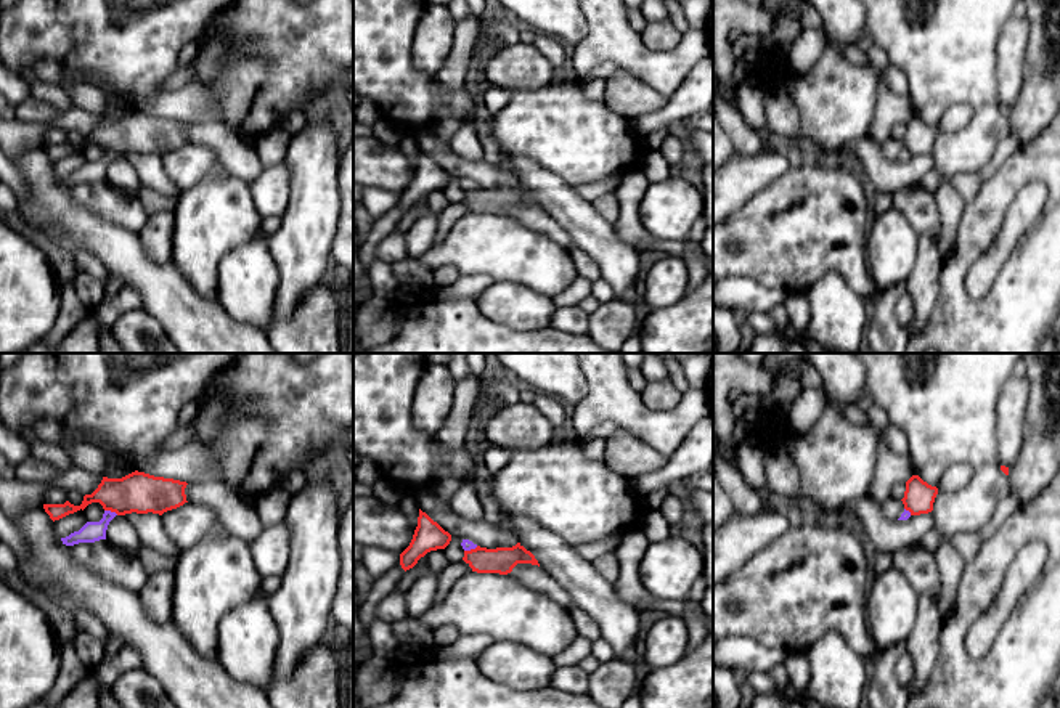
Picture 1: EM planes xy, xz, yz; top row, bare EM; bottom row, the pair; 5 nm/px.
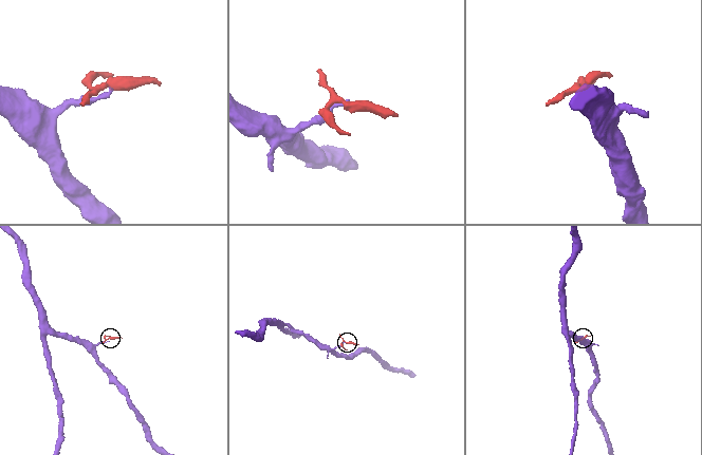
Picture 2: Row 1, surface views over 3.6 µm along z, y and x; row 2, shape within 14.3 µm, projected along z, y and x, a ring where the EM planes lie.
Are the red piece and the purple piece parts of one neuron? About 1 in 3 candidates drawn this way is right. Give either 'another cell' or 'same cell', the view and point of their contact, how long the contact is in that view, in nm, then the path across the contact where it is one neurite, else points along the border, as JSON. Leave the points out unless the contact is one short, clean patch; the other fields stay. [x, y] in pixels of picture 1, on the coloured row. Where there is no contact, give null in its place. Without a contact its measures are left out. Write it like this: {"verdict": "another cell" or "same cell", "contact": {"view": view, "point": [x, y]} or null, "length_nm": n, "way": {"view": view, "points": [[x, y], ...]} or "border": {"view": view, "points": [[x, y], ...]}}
{"verdict": "another cell", "contact": {"view": "xy", "point": [111, 511]}, "length_nm": 80, "border": {"view": "xy", "points": [[105, 509], [118, 514]]}}

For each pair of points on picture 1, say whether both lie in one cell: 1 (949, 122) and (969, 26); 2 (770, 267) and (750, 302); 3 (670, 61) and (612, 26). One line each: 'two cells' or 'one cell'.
1: two cells
2: two cells
3: one cell

